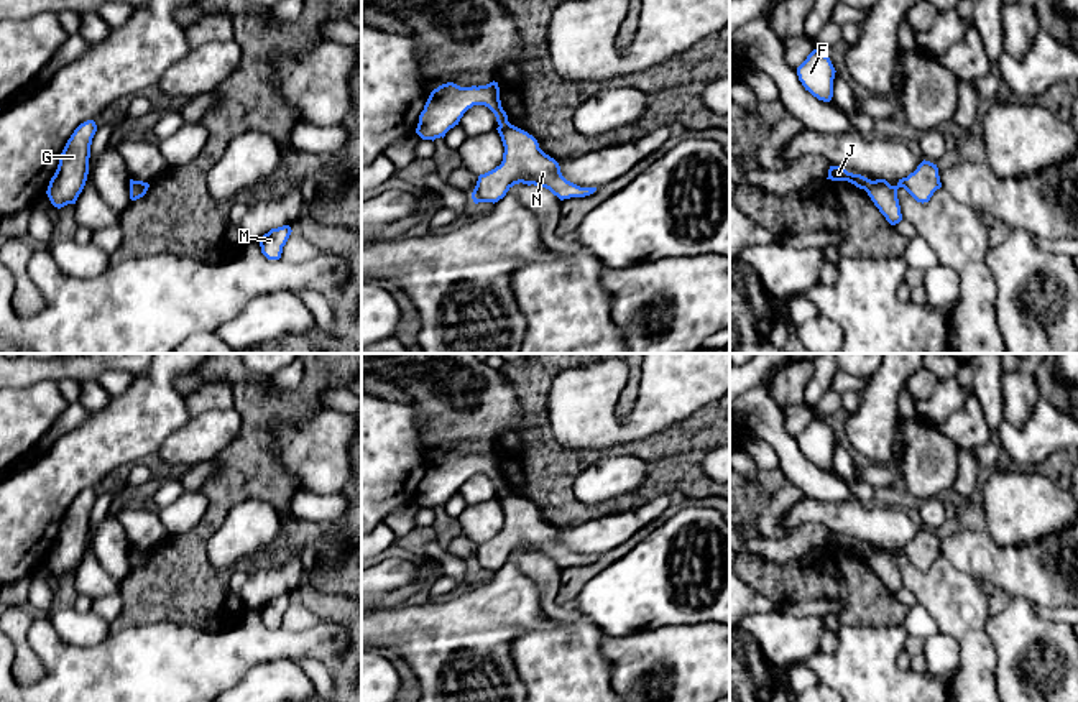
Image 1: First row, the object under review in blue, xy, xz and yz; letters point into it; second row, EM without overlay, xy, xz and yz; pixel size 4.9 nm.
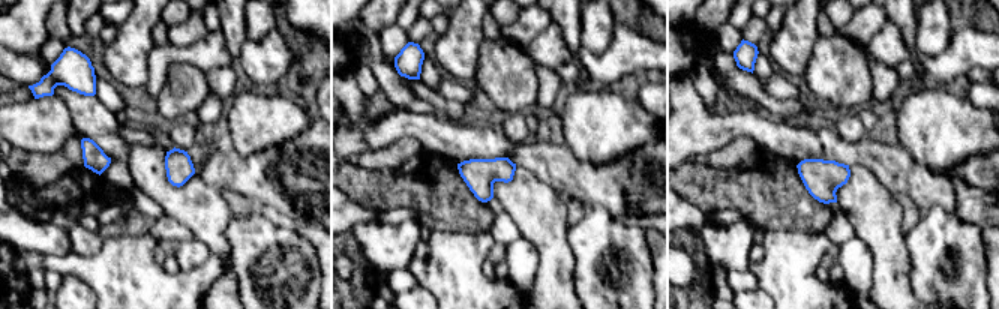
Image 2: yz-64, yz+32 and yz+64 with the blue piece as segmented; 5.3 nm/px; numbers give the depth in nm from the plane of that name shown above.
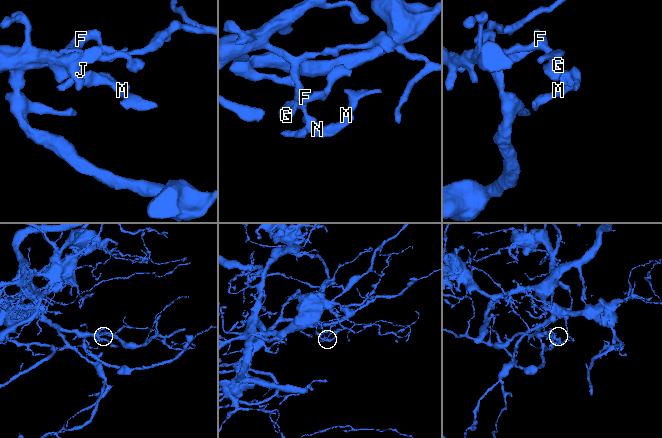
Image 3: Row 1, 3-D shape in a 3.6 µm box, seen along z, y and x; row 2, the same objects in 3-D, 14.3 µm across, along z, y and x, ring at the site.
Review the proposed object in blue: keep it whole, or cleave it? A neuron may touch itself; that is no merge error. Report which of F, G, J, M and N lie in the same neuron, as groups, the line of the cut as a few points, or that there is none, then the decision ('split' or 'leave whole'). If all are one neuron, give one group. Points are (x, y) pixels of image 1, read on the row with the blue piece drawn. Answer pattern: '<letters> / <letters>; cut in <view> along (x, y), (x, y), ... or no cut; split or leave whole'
F G J / M N; cut in xz along (508, 122), (500, 127); split

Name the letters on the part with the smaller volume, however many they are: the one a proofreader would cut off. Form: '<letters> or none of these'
M, N

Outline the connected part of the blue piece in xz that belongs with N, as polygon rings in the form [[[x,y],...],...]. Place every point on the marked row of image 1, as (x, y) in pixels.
[[[506,123],[496,128],[503,146],[503,161],[495,169],[480,174],[472,192],[475,204],[498,202],[514,184],[534,184],[549,189],[560,201],[570,197],[585,197],[597,187],[580,187],[567,181],[559,163],[546,155],[537,140],[527,132]]]

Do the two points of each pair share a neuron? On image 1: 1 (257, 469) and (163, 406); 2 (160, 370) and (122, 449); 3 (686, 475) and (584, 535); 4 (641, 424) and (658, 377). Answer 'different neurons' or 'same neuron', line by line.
1: different neurons
2: same neuron
3: different neurons
4: same neuron

